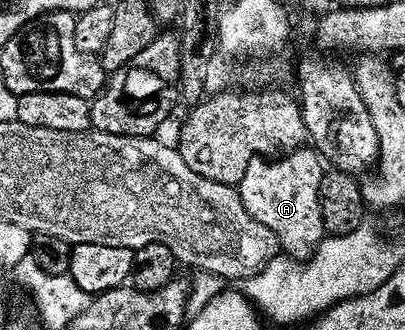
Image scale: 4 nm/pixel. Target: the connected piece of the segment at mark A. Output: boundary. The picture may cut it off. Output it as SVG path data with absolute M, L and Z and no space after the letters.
M295 157L276 159L274 163L264 163L260 168L253 166L244 172L242 180L238 182L240 198L252 218L258 219L264 226L270 227L279 239L281 250L292 255L297 261L306 261L319 248L326 235L324 212L321 209L320 185L326 169L314 161L296 160Z

